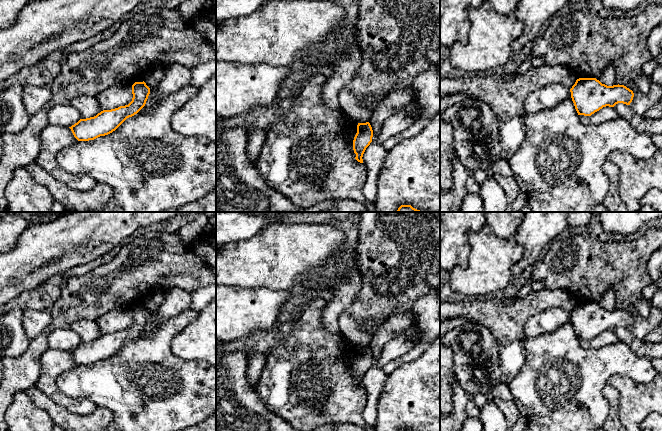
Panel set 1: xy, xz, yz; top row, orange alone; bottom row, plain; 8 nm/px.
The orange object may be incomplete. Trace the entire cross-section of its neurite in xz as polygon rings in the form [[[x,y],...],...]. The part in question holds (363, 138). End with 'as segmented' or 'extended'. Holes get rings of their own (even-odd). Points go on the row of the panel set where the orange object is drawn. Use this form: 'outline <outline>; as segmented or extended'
outline [[[369,122],[366,123],[358,123],[357,125],[357,133],[353,140],[353,150],[356,154],[355,159],[363,163],[363,154],[366,148],[372,142],[373,130]]]; as segmented

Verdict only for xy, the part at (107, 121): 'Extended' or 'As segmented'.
As segmented

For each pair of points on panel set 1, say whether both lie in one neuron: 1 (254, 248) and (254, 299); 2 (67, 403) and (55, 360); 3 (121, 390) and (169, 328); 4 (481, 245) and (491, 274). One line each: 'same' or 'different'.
1: different
2: same
3: same
4: same

